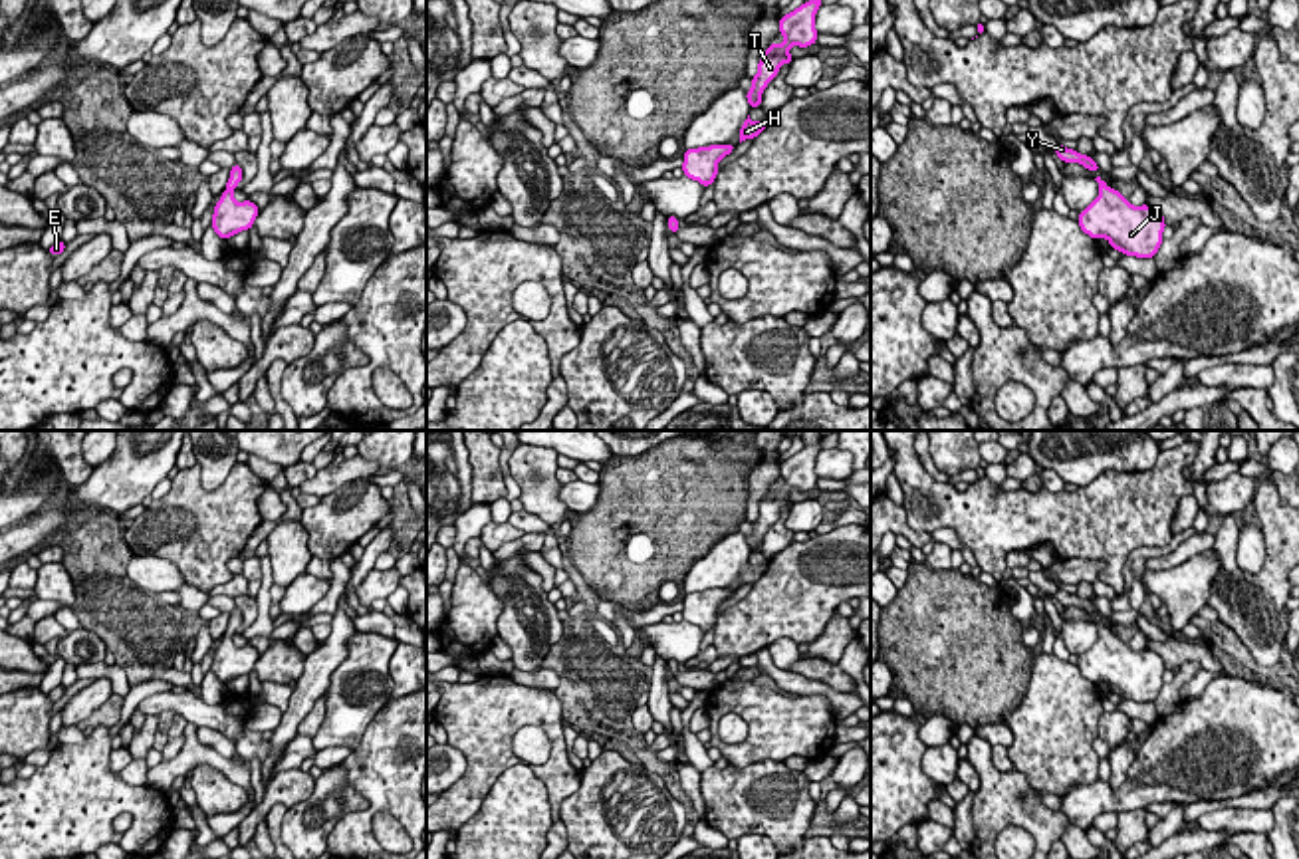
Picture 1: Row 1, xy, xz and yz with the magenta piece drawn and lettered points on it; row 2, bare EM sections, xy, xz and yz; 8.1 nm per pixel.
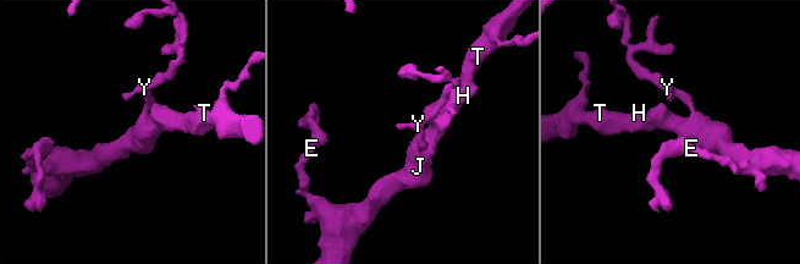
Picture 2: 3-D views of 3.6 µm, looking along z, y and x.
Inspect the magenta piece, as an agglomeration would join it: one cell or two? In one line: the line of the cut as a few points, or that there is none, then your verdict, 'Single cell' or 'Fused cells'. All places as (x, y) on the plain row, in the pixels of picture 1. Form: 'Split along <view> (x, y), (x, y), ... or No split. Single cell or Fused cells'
No split. Single cell

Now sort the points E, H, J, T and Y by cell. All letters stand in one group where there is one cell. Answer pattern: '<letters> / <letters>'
E H J T Y

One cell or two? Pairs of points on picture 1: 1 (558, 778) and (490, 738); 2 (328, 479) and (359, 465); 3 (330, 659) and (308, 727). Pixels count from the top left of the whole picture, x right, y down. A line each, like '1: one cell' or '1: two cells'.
1: one cell
2: one cell
3: two cells

